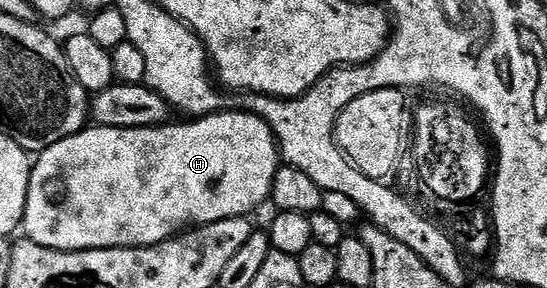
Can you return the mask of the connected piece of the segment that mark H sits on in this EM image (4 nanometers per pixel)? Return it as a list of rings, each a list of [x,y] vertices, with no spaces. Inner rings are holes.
[[[221,110],[211,116],[193,119],[188,124],[169,122],[159,128],[102,128],[85,127],[84,131],[66,138],[62,142],[54,142],[35,157],[32,164],[32,177],[29,180],[29,194],[26,198],[25,214],[22,221],[22,232],[38,246],[53,248],[59,252],[89,252],[95,248],[145,248],[161,244],[162,241],[185,230],[195,229],[202,224],[213,224],[230,218],[251,217],[255,208],[269,203],[272,195],[272,183],[276,177],[276,169],[281,167],[282,157],[276,143],[276,135],[270,130],[268,123],[255,116],[253,112],[239,110],[228,112]]]

